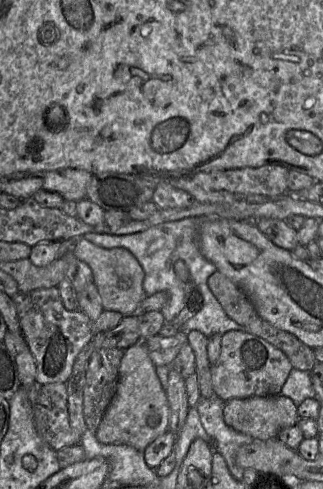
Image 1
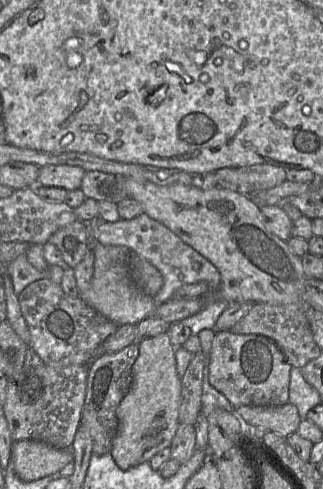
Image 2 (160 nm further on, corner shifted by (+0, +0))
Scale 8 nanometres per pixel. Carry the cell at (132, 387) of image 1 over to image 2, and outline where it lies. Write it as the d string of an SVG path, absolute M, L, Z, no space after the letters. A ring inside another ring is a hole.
M167 332L138 343L139 354L132 365L132 384L119 404L116 415L118 419L117 433L112 441L110 454L115 463L127 470L149 460L166 447L170 447L179 426L179 405L181 395L181 377L177 373L175 348L171 345Z

